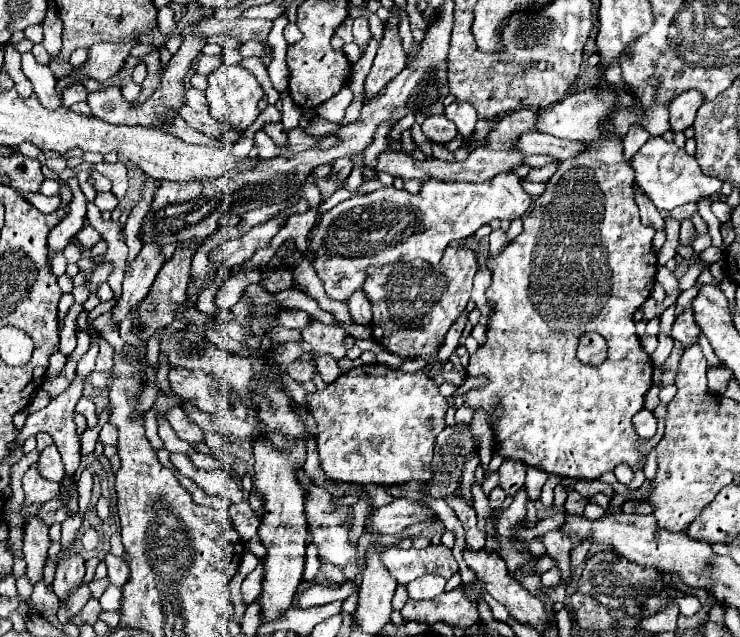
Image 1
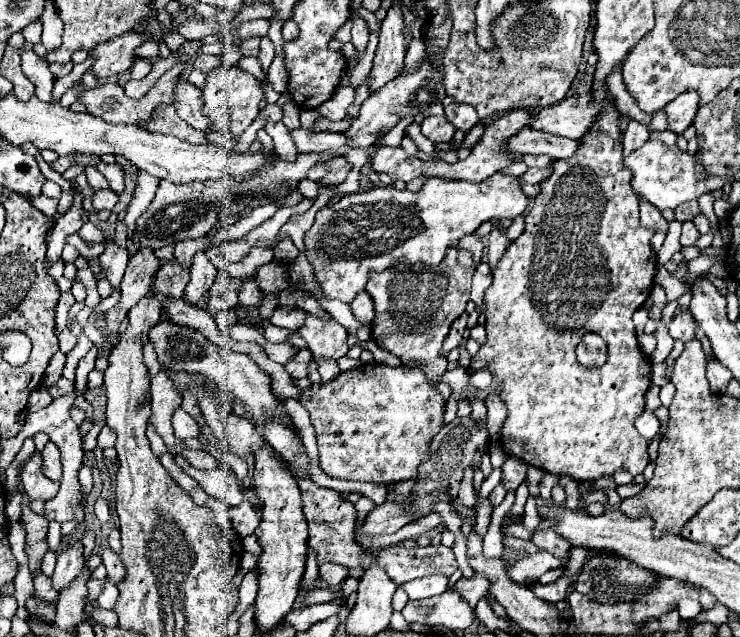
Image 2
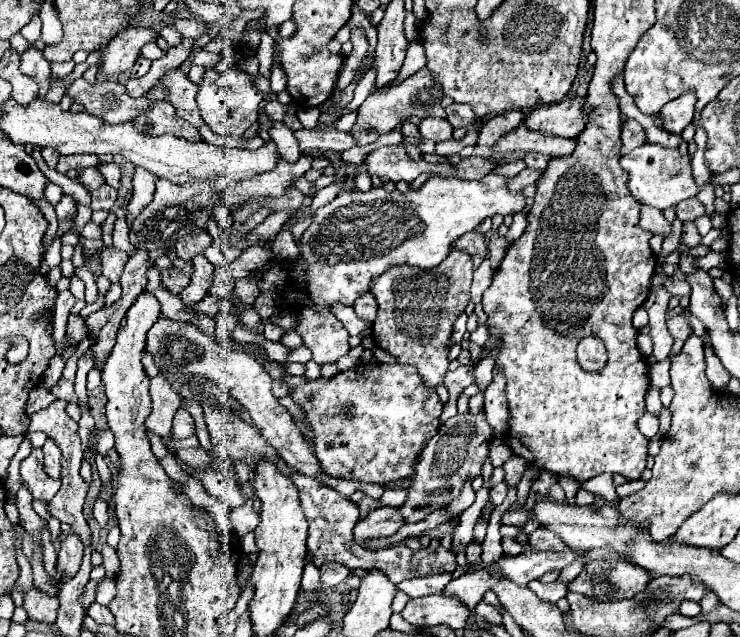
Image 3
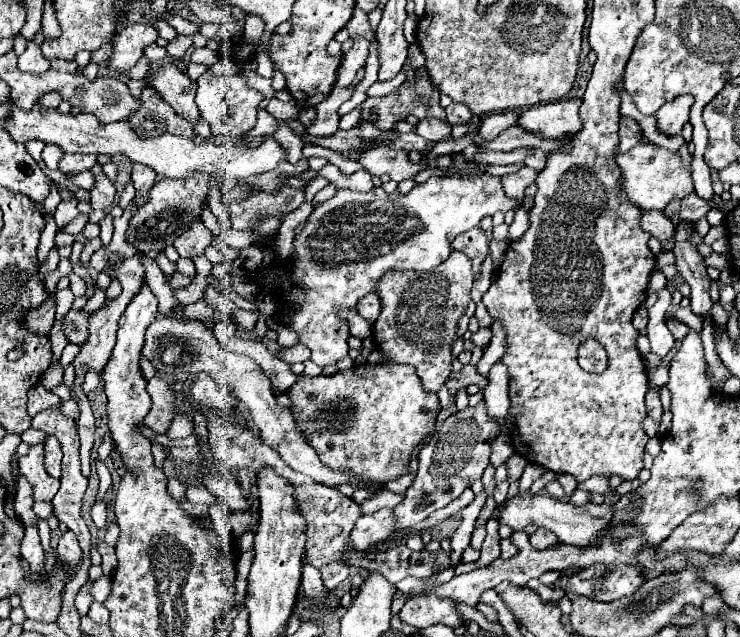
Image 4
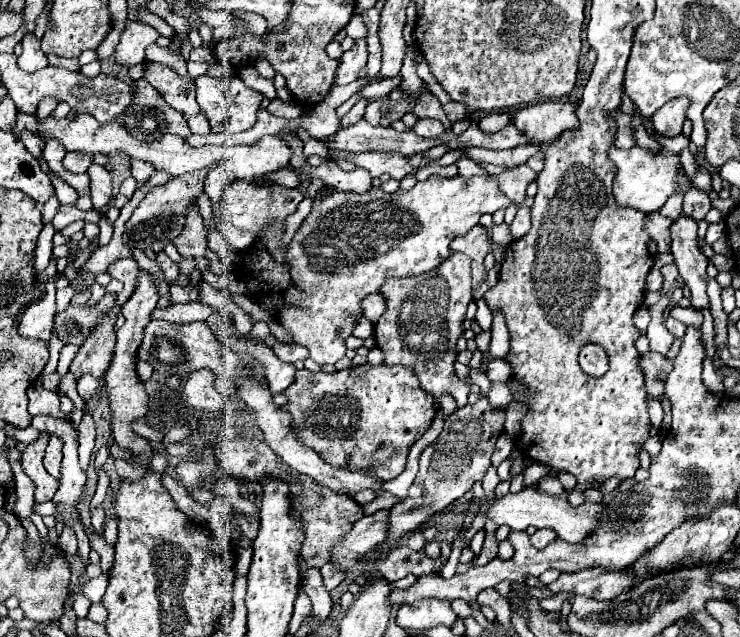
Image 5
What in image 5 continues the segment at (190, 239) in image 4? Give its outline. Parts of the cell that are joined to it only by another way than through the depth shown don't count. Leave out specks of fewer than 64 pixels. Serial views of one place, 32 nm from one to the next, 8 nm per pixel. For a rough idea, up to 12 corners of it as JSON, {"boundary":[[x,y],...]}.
{"boundary":[[198,204],[174,244],[184,258],[206,256],[206,230]]}

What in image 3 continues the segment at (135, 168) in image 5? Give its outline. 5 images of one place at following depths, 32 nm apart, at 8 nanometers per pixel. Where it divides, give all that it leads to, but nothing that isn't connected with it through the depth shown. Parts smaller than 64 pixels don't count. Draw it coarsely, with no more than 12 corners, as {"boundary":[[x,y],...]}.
{"boundary":[[136,168],[132,178],[134,196],[128,210],[128,224],[136,212],[152,200],[156,176]]}

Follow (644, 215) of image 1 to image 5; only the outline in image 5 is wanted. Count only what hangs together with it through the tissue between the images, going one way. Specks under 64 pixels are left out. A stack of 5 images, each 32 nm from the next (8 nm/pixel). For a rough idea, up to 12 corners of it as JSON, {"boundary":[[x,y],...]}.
{"boundary":[[658,212],[646,218],[646,232],[660,254],[670,254],[670,220]]}

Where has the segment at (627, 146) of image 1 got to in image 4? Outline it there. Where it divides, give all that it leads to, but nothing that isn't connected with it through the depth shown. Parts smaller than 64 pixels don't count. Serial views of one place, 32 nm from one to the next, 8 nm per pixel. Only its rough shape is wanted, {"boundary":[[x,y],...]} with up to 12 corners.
{"boundary":[[620,116],[618,148],[638,146],[640,128],[636,120]]}

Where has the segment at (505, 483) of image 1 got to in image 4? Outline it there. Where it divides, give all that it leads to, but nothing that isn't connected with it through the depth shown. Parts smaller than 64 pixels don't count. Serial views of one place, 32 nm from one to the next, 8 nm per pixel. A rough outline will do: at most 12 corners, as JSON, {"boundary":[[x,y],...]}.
{"boundary":[[522,454],[508,458],[508,482],[518,480],[528,460]]}

